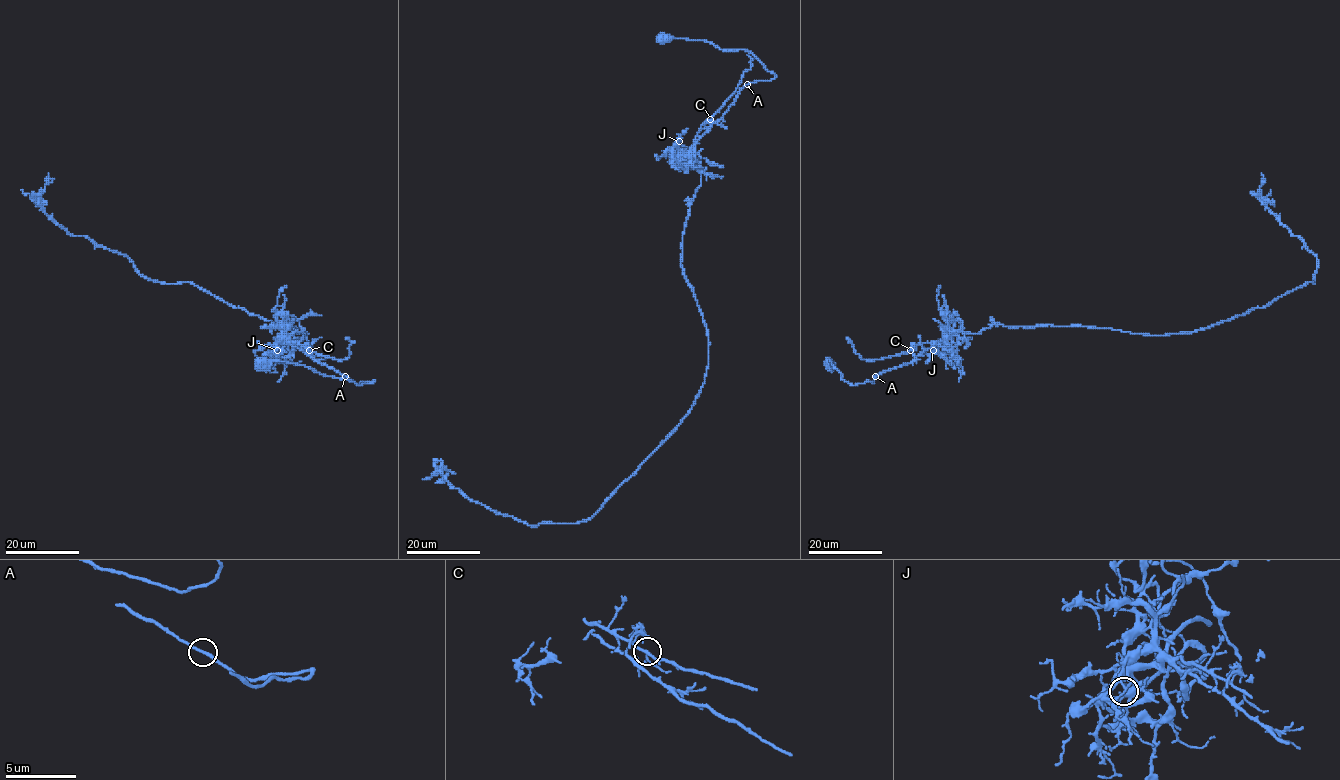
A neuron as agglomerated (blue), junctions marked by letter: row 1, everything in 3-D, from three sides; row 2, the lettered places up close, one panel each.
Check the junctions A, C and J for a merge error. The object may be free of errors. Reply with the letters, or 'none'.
J

